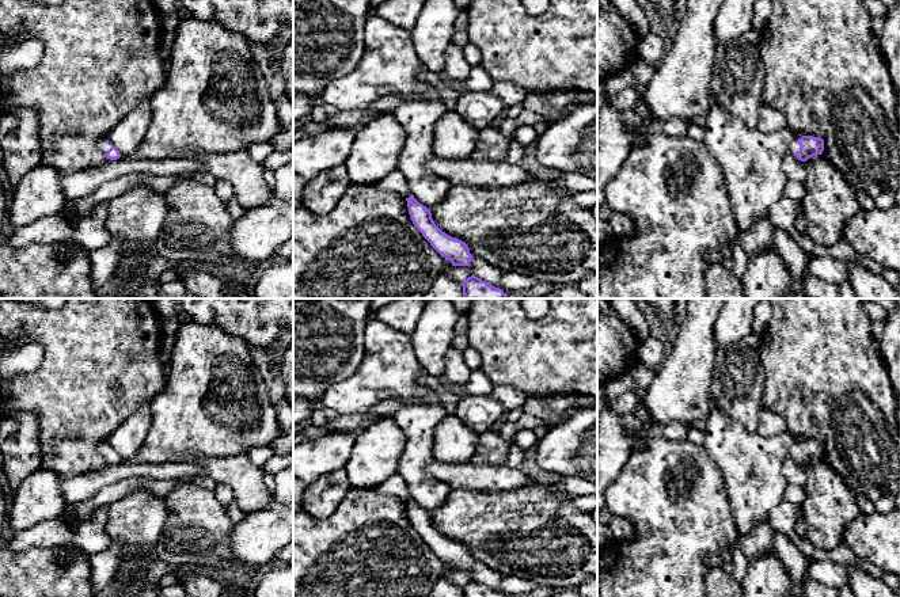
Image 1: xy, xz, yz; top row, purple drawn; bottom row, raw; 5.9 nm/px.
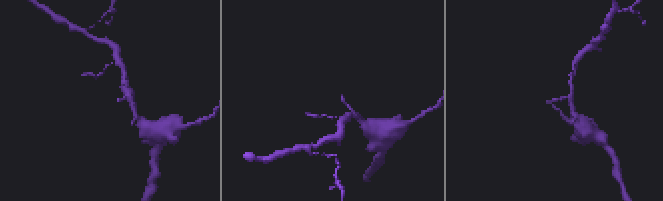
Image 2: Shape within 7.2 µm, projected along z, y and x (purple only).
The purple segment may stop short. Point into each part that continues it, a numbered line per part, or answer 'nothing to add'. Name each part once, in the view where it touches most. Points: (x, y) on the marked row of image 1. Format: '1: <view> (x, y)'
1: xy (102, 144)

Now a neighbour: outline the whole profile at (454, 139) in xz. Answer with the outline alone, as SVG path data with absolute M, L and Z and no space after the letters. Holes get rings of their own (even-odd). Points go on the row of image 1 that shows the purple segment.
M451 109L434 125L433 155L449 160L470 159L478 138L479 130Z

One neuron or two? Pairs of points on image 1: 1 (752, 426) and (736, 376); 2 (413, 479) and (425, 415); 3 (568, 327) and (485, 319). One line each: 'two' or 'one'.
1: one
2: one
3: one

